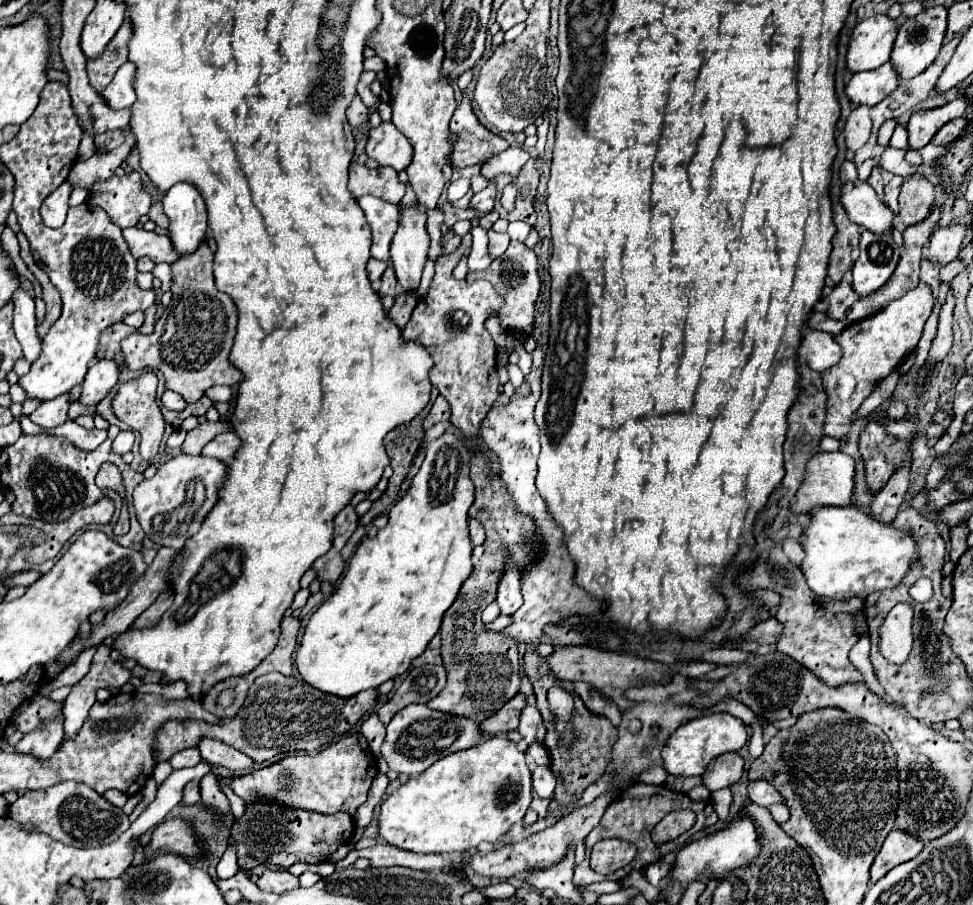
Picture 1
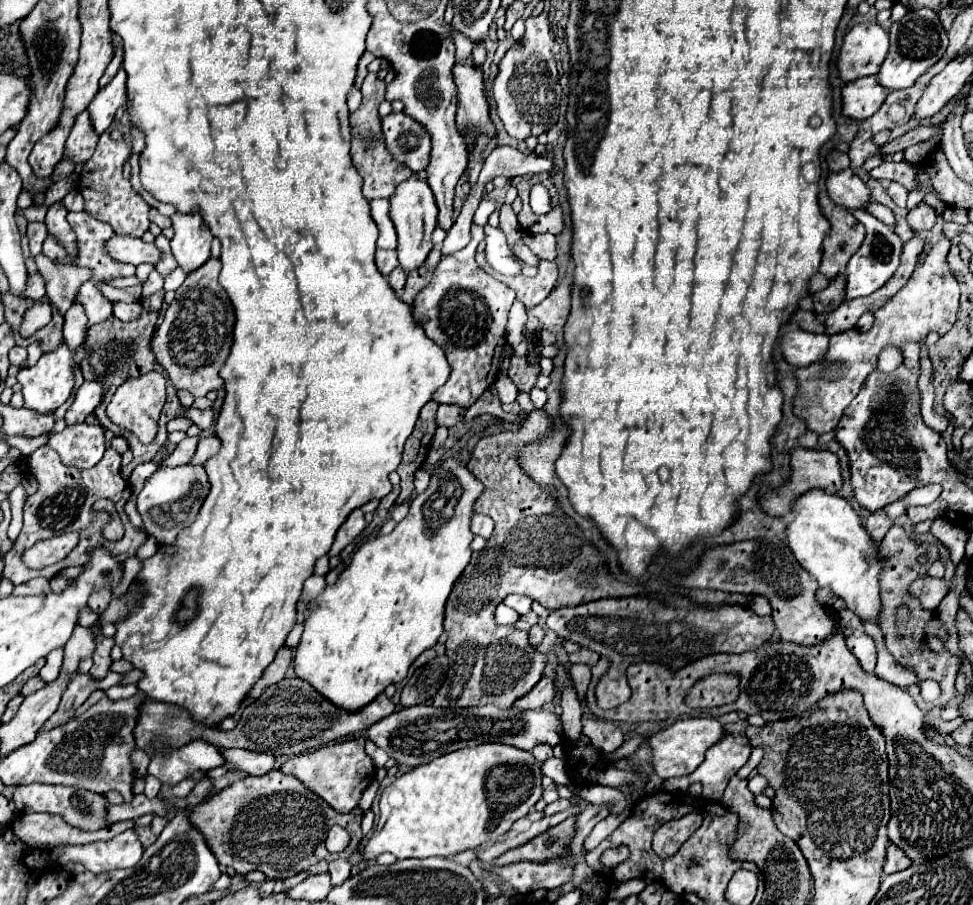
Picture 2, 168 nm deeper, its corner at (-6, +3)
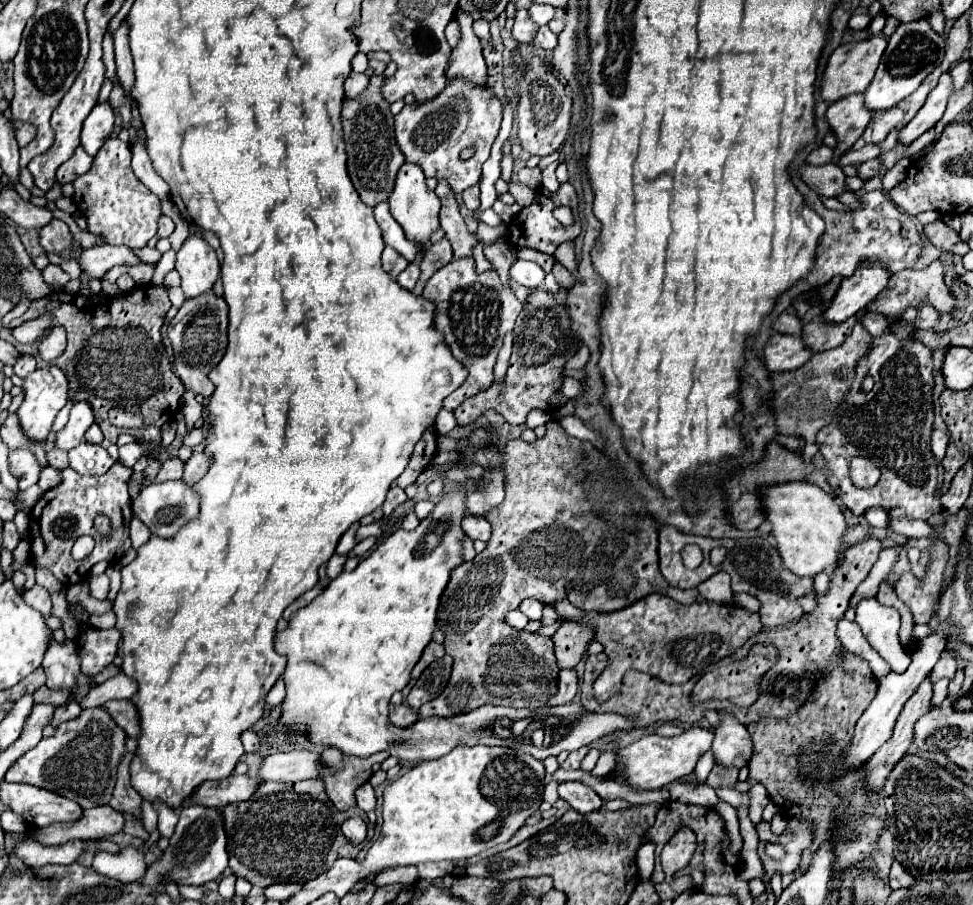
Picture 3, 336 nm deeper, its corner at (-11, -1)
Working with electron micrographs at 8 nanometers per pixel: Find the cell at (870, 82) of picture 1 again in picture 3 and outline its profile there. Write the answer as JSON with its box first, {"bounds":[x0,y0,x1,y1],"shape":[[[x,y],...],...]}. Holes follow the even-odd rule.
{"bounds":[827,94,873,158],"shape":[[[849,94],[829,106],[827,120],[837,136],[835,158],[847,152],[861,138],[871,118],[873,118],[873,110],[865,110],[863,94]]]}

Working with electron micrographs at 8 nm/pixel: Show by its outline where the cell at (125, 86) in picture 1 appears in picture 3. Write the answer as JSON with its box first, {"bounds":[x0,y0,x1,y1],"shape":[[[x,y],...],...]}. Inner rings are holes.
{"bounds":[81,102,115,156],"shape":[[[99,102],[91,110],[81,132],[81,146],[87,150],[87,154],[91,156],[97,154],[97,150],[113,132],[113,122],[115,122],[115,110],[111,102]]]}

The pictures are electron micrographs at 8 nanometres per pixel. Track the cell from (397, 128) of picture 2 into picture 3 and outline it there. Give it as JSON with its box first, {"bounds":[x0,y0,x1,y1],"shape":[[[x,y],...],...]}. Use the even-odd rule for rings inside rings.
{"bounds":[395,80,501,194],"shape":[[[453,80],[431,102],[415,102],[411,106],[405,106],[395,116],[395,138],[407,162],[417,164],[425,172],[425,176],[433,176],[437,180],[445,178],[451,184],[453,192],[461,194],[481,178],[481,166],[489,158],[491,146],[501,126],[501,110],[501,102],[487,86],[479,88],[471,86],[465,80]],[[469,146],[475,148],[475,154],[469,160],[461,160],[459,152]]]}

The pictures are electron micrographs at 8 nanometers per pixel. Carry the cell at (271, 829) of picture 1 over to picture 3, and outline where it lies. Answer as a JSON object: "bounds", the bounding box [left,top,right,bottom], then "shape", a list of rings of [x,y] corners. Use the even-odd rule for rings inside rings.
{"bounds":[221,780,367,888],"shape":[[[319,780],[291,784],[263,782],[249,800],[229,804],[221,814],[227,834],[229,868],[235,876],[245,878],[259,888],[279,882],[305,884],[331,868],[337,858],[357,858],[361,846],[355,846],[345,838],[341,824],[353,814],[367,822],[365,812],[359,808],[337,812]]]}

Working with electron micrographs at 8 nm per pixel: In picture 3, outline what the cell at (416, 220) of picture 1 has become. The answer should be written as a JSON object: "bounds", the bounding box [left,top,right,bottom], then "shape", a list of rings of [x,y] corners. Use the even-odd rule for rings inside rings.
{"bounds":[389,162,441,252],"shape":[[[407,162],[401,166],[401,170],[397,174],[395,190],[389,196],[389,206],[391,206],[393,218],[405,230],[405,236],[409,236],[423,252],[429,250],[429,246],[431,246],[431,234],[439,228],[439,206],[441,204],[439,204],[437,194],[427,188],[425,174],[421,172],[419,166],[407,164]]]}

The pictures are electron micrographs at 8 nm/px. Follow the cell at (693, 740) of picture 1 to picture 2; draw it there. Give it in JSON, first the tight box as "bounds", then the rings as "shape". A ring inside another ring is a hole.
{"bounds":[646,718,724,778],"shape":[[[686,718],[686,720],[676,720],[674,724],[658,730],[652,738],[646,740],[646,744],[652,750],[650,764],[652,770],[662,778],[674,778],[674,776],[686,776],[692,774],[702,762],[704,762],[704,752],[724,736],[724,728],[716,718]]]}

